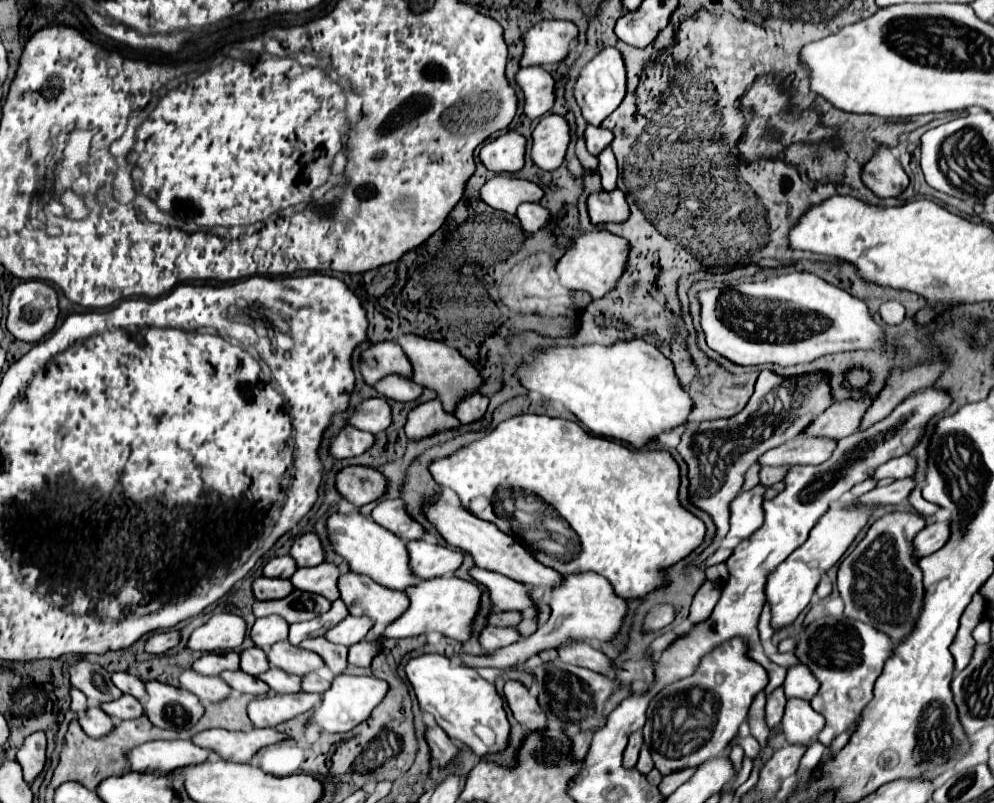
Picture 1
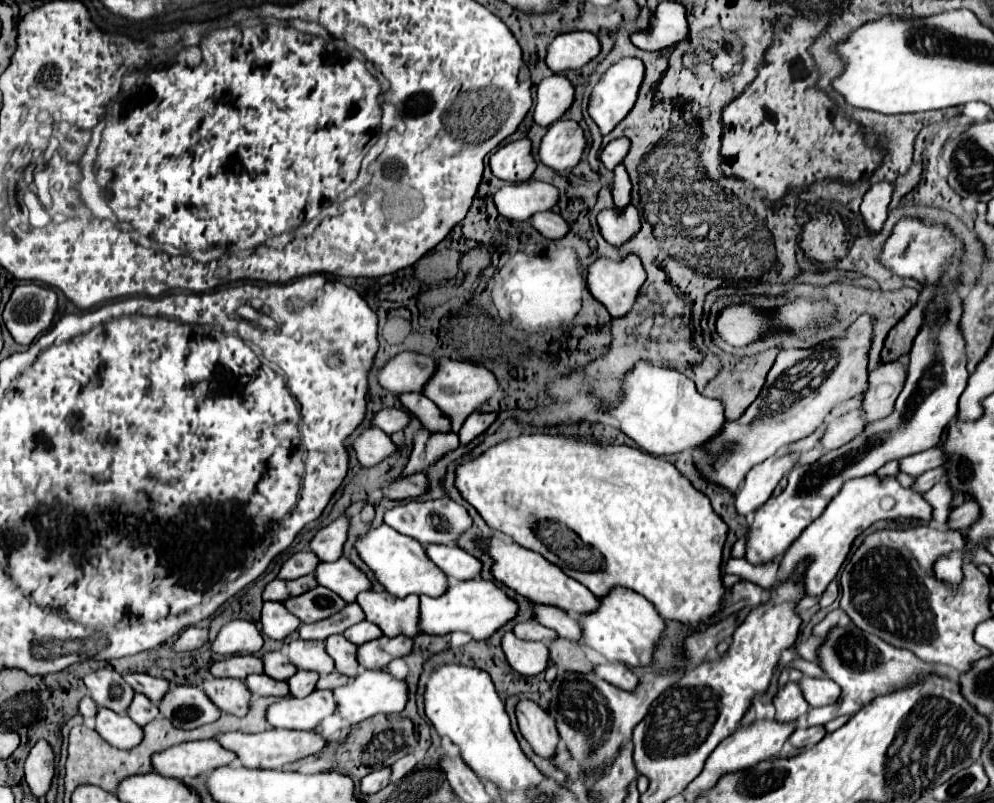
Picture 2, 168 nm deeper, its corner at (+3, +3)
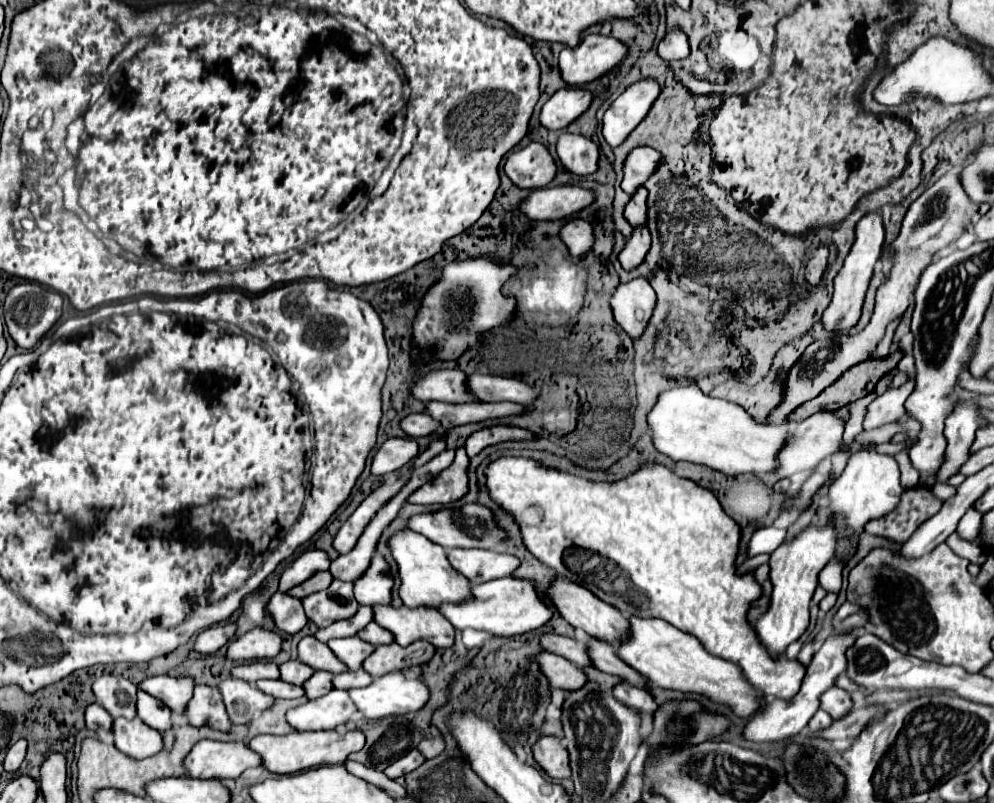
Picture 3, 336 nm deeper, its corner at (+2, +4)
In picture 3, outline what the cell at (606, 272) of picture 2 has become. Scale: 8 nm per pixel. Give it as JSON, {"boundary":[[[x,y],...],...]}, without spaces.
{"boundary":[[[644,277],[618,285],[612,297],[612,311],[616,323],[632,339],[644,335],[644,329],[654,313],[654,307],[656,307],[656,293]]]}

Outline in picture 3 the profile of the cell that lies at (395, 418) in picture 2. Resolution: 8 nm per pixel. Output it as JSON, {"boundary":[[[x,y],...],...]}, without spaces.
{"boundary":[[[428,413],[408,415],[402,419],[400,425],[410,437],[426,437],[426,435],[432,435],[440,429],[440,423],[436,419],[432,419]]]}

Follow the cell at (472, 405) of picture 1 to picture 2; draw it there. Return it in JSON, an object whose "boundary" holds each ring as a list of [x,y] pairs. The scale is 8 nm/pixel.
{"boundary":[[[473,412],[461,426],[459,430],[459,438],[461,438],[461,444],[469,444],[473,438],[477,438],[481,432],[485,432],[491,422],[495,420],[495,412]]]}

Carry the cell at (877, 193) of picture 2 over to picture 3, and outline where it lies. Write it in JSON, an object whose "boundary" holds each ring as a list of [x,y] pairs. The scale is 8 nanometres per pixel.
{"boundary":[[[868,213],[866,217],[862,217],[856,225],[856,241],[844,261],[844,267],[840,269],[840,273],[834,279],[834,297],[832,303],[828,305],[828,309],[822,315],[822,327],[826,331],[846,331],[852,329],[862,313],[862,303],[864,303],[864,295],[868,291],[870,279],[872,279],[872,271],[876,261],[880,259],[882,253],[882,243],[884,243],[884,227],[882,227],[882,219],[876,213]]]}

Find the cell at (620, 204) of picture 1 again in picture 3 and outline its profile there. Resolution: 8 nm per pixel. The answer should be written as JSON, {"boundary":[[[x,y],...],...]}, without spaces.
{"boundary":[[[638,227],[638,229],[634,229],[632,237],[628,239],[626,247],[622,249],[622,253],[620,253],[620,257],[618,257],[620,263],[622,263],[622,267],[624,267],[626,271],[636,269],[636,267],[646,259],[646,253],[650,251],[650,243],[652,243],[652,239],[650,239],[648,227]]]}

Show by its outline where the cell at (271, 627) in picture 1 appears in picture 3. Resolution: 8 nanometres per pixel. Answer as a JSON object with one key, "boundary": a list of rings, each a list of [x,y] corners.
{"boundary":[[[280,591],[274,593],[272,601],[268,605],[268,611],[276,621],[276,627],[290,635],[298,633],[308,623],[306,613],[302,609],[302,601],[294,599],[288,593],[280,593]]]}

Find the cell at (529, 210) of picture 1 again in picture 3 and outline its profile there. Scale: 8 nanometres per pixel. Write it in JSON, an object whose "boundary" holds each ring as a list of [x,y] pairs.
{"boundary":[[[570,219],[562,225],[560,231],[562,241],[566,243],[566,247],[570,249],[572,257],[580,257],[584,253],[588,253],[594,245],[594,231],[592,225],[584,219]]]}

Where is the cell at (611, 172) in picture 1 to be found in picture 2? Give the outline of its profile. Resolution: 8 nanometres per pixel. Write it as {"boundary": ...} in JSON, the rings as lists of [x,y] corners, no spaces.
{"boundary":[[[617,166],[613,170],[613,190],[611,190],[615,206],[619,206],[619,208],[627,206],[629,204],[629,192],[631,192],[629,176],[627,176],[627,172],[625,172],[623,166]]]}

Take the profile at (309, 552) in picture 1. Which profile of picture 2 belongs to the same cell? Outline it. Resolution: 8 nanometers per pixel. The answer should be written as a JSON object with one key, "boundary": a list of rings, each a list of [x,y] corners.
{"boundary":[[[337,518],[333,520],[329,526],[321,528],[309,542],[309,552],[317,554],[321,562],[333,562],[341,556],[343,550],[343,542],[347,538],[347,526],[349,520],[347,518]]]}

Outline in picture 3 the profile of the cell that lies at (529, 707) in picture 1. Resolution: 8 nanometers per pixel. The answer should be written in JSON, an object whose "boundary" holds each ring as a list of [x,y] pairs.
{"boundary":[[[550,735],[540,737],[538,743],[534,745],[534,759],[546,771],[546,775],[554,781],[570,777],[568,751],[564,751],[558,737],[550,737]]]}

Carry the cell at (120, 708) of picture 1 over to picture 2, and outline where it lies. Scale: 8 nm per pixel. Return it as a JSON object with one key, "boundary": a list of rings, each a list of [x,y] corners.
{"boundary":[[[135,694],[133,702],[131,702],[129,708],[127,708],[127,716],[129,716],[135,724],[145,726],[145,724],[149,724],[155,716],[159,716],[159,710],[157,710],[157,706],[155,706],[147,696]]]}

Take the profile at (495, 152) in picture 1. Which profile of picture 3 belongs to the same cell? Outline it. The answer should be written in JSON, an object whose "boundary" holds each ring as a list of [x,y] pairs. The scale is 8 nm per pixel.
{"boundary":[[[530,143],[528,147],[508,155],[504,171],[520,189],[542,189],[554,179],[556,165],[542,143]]]}

